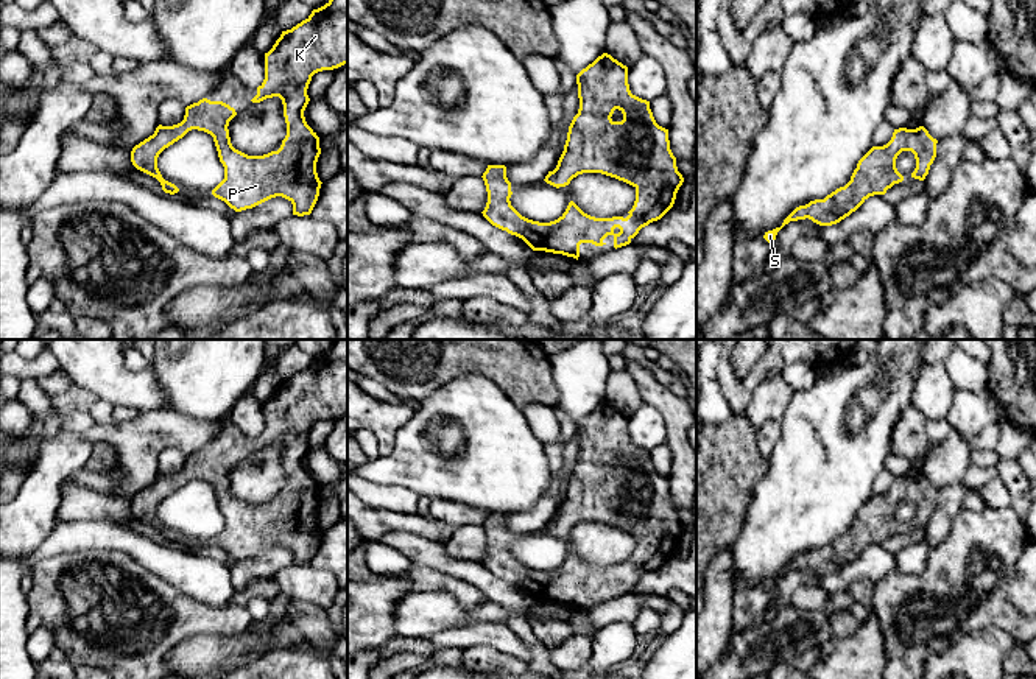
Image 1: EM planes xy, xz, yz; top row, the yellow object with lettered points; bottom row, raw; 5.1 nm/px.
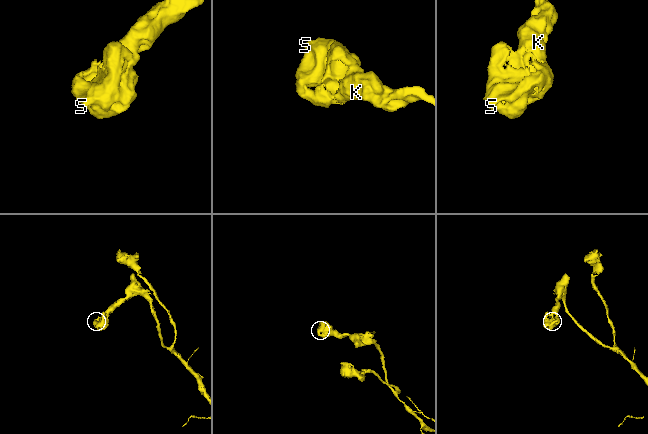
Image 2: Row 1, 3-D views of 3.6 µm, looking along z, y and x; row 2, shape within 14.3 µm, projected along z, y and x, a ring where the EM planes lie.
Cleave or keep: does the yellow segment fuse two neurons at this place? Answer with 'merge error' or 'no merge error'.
no merge error

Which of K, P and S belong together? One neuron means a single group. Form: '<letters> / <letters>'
K P S

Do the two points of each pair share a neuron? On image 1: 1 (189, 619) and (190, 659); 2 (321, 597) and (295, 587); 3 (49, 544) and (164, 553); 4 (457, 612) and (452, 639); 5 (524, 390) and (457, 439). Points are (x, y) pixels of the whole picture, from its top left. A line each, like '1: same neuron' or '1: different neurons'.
1: different neurons
2: same neuron
3: same neuron
4: different neurons
5: different neurons

